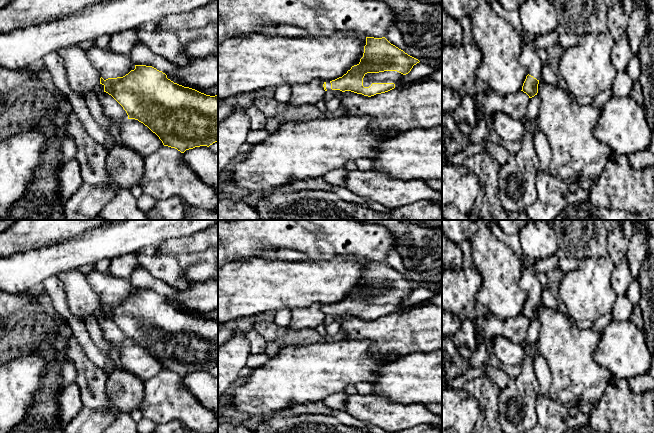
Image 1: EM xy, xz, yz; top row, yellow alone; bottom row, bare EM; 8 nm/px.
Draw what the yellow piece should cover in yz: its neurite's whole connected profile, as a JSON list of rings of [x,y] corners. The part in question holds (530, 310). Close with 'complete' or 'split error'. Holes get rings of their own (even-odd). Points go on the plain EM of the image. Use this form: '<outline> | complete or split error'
[[[528,298],[523,307],[521,315],[526,317],[529,320],[529,322],[532,322],[538,317],[538,308],[539,304]]] | complete

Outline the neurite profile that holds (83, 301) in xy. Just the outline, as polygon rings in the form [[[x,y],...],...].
[[[79,269],[63,272],[58,278],[64,285],[70,312],[85,323],[89,315],[96,315],[100,309],[100,298]]]

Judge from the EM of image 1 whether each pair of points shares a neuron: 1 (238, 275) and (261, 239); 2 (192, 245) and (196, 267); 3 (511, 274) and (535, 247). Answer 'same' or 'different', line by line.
1: different
2: different
3: different

